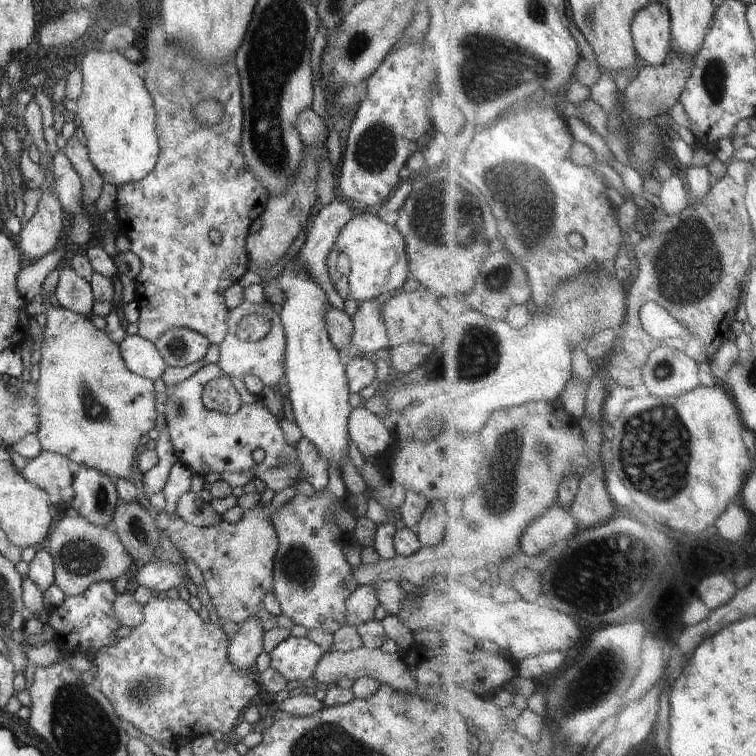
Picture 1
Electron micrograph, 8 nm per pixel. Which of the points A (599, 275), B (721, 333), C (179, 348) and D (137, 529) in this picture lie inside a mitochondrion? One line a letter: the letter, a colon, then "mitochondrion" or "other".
A: other
B: other
C: mitochondrion
D: mitochondrion

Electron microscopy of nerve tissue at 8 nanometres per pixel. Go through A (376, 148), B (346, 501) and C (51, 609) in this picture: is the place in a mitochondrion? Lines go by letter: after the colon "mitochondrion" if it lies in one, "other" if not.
A: mitochondrion
B: other
C: other

